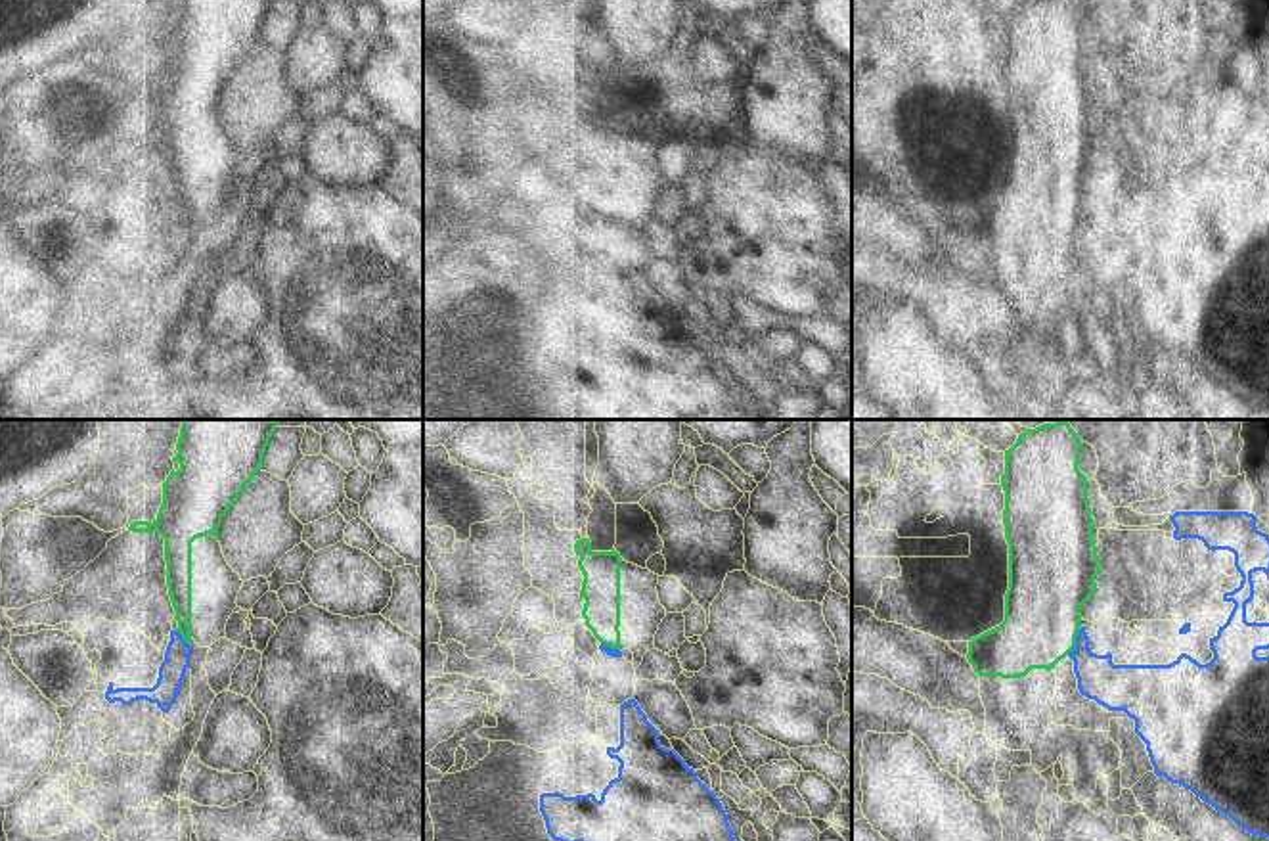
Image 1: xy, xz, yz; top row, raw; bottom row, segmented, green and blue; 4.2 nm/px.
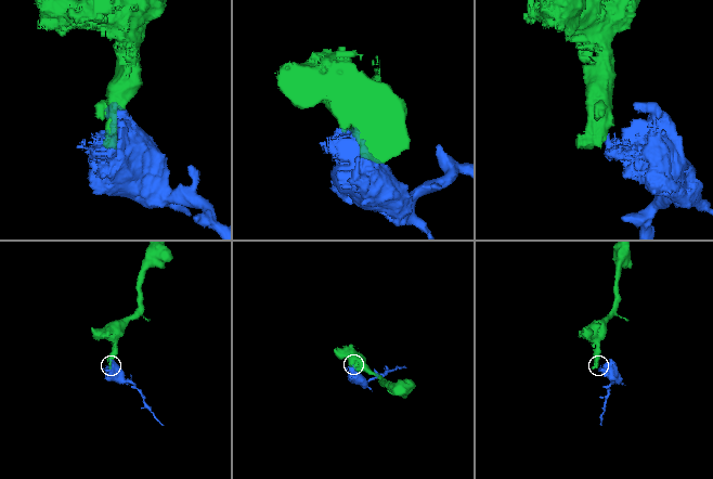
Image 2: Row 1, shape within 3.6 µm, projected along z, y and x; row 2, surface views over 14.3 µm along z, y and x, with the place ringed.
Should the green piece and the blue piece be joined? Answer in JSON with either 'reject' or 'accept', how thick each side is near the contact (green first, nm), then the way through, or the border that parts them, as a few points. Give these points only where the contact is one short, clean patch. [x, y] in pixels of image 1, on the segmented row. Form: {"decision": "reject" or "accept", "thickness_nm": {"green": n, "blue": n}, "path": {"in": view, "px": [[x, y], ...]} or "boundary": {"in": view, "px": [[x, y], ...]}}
{"decision": "reject", "thickness_nm": {"green": 320, "blue": 190}, "boundary": {"in": "yz", "px": [[1080, 629], [1074, 646], [1067, 654]]}}

